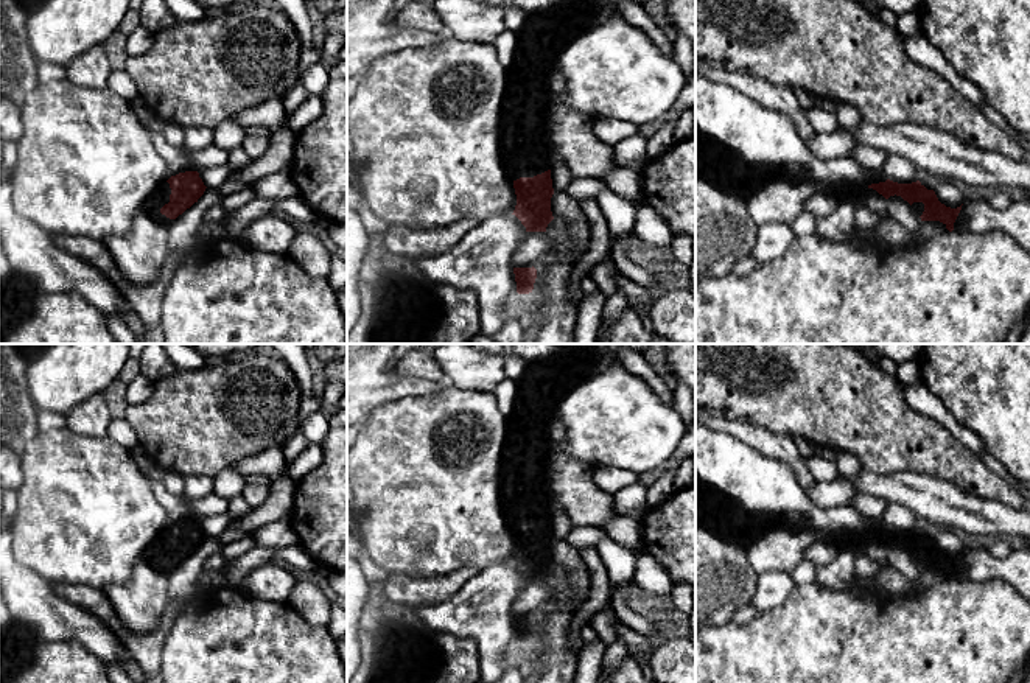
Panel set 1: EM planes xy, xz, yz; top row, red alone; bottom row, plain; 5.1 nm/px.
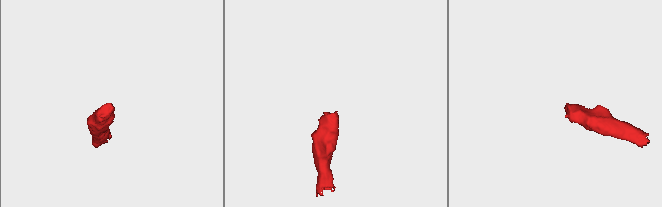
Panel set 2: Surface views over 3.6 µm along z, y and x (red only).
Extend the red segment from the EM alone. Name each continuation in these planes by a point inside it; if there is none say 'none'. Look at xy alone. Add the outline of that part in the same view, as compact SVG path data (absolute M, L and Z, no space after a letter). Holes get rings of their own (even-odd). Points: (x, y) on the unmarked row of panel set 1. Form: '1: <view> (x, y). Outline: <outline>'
1: xy (161, 545). Outline: M168 531L159 534L159 537L146 548L142 560L151 565L154 569L170 574L174 568L160 562L160 557L170 551L171 537Z

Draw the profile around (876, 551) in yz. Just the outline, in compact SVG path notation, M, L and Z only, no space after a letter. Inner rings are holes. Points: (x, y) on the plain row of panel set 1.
M864 537L860 540L862 552L878 563L879 571L888 566L887 548L873 537Z

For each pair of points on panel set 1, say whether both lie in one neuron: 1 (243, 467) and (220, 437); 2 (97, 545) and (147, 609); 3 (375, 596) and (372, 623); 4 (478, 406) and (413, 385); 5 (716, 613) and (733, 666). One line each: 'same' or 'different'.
1: different
2: different
3: same
4: different
5: different

